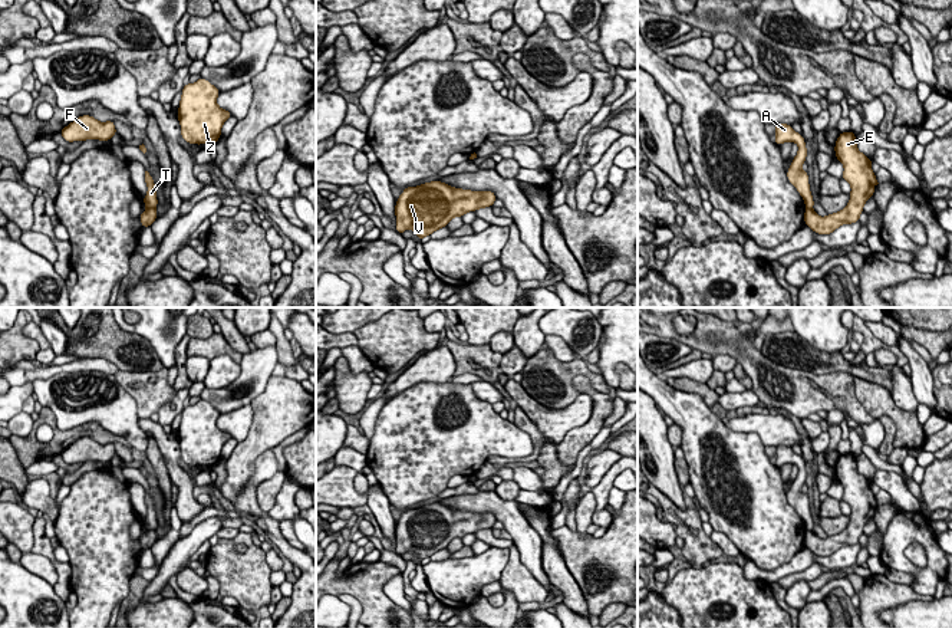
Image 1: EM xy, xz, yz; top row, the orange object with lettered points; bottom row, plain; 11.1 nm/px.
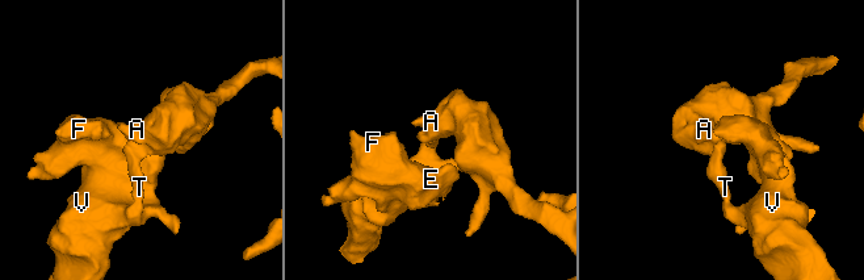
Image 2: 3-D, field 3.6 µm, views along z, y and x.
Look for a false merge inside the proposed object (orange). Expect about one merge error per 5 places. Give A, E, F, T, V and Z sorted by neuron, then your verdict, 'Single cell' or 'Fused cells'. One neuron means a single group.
Groups: A T Z / E F V. Fused cells

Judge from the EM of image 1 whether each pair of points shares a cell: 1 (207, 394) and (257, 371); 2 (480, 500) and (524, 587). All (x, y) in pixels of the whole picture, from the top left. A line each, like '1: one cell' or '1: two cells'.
1: one cell
2: two cells

